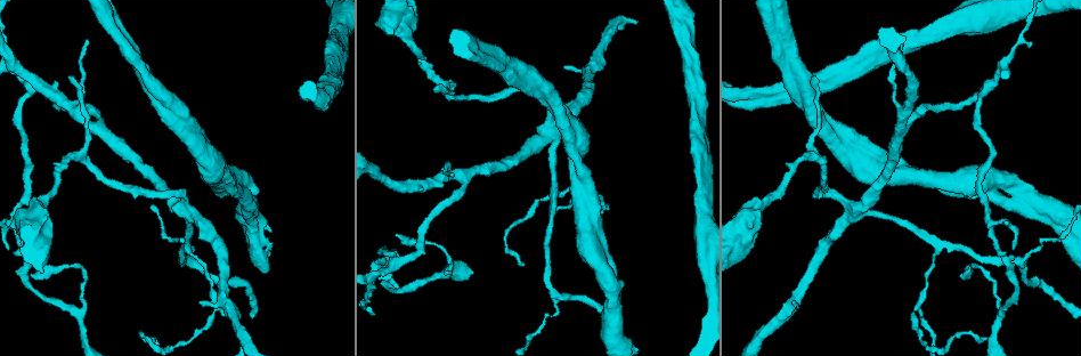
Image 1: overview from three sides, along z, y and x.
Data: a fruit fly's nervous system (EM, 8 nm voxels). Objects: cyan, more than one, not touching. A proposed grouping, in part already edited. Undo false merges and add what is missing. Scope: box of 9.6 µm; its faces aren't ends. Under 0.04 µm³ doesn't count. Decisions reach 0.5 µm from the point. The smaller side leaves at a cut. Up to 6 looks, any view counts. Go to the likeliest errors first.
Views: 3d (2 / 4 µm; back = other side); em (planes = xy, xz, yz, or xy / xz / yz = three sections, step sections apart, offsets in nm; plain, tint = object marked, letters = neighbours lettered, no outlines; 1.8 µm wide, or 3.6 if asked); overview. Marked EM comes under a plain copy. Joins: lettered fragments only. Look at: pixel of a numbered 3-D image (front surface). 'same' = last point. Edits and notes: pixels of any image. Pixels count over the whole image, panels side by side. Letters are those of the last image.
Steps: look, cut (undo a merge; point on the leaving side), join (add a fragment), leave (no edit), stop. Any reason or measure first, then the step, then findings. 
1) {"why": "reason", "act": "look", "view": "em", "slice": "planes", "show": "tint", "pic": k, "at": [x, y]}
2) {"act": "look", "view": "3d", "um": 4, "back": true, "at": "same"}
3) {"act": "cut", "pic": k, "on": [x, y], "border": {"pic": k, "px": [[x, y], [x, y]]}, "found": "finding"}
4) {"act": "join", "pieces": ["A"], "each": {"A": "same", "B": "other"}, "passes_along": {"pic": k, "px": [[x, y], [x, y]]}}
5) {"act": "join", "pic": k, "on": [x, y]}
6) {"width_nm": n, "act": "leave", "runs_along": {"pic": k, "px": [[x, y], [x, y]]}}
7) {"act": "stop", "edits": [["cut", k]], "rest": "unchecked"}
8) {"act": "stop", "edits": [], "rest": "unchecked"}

{"why": "calibre changes", "act": "look", "view": "em", "um": 3.6, "slice": "yz", "step": 4, "show": "tint", "pic": 1, "at": [250, 233]}

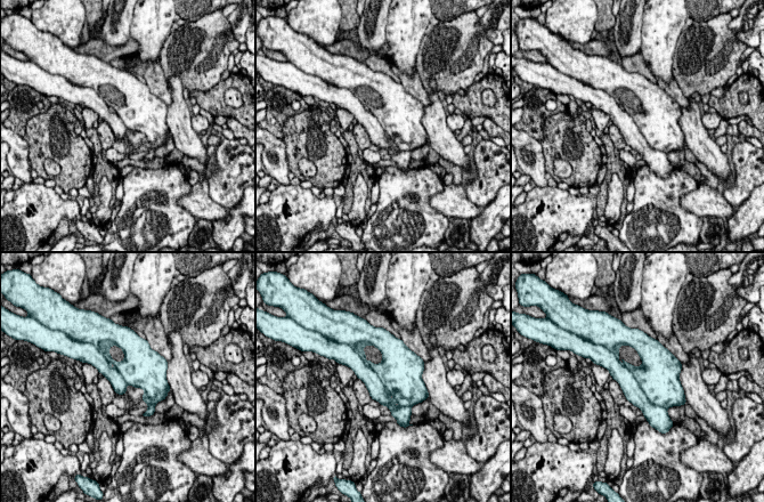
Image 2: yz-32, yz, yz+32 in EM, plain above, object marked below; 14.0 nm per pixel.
{"act": "look", "view": "em", "um": 3.6, "slice": "planes", "show": "letters", "at": "same"}

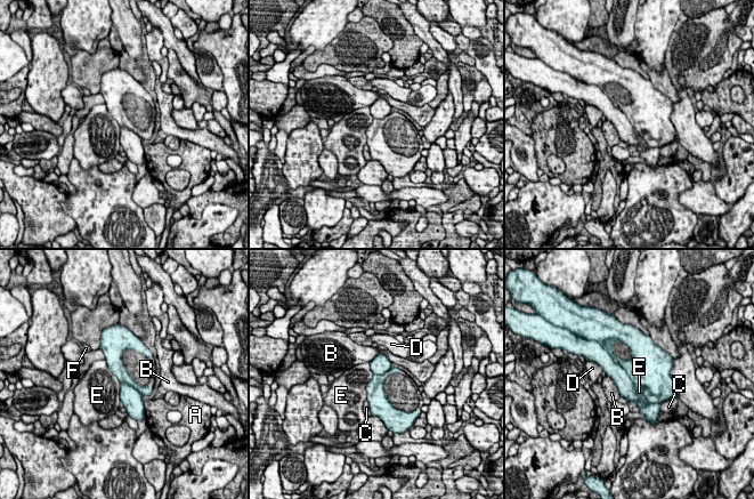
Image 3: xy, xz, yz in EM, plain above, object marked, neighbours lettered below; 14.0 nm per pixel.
{"act": "leave", "each": {"A": "other", "B": "other", "C": "other", "D": "other", "E": "other", "F": "other"}, "runs_along": {"pic": 3, "px": [[120, 344], [128, 409]]}, "found": "continuous, no second neuron"}

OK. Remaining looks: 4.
{"why": "sharp bend", "act": "look", "view": "em", "um": 3.6, "slice": "yz", "step": 16, "show": "tint", "pic": 1, "at": [187, 206]}

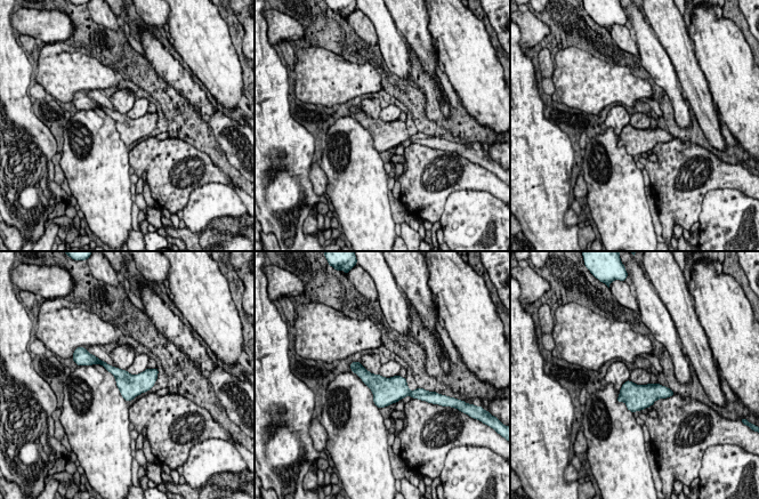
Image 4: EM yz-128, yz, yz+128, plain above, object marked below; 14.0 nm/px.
{"act": "look", "view": "em", "um": 3.6, "slice": "xz", "step": 4, "show": "letters", "at": "same"}

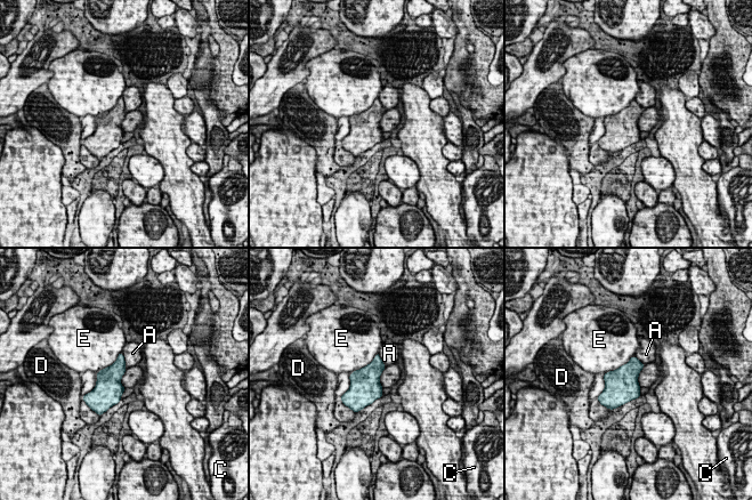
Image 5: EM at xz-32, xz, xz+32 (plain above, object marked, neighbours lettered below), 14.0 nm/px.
{"width_nm": 280, "act": "leave", "each": {"A": "other", "C": "other", "D": "other", "E": "other"}, "border": {"pic": 5, "px": [[122, 352], [124, 388]]}, "found": "continuous, no second neuron"}

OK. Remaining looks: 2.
{"why": "abrupt turn", "act": "look", "view": "3d", "um": 2, "back": true, "pic": 1, "at": [1020, 261]}

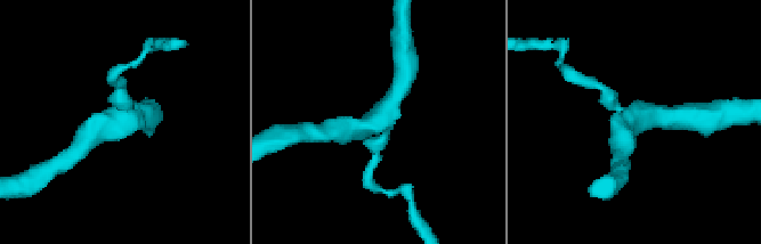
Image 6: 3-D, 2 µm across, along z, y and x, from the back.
{"why": "need the tissue", "act": "look", "view": "em", "slice": "planes", "show": "letters", "pic": 6, "at": [128, 119]}

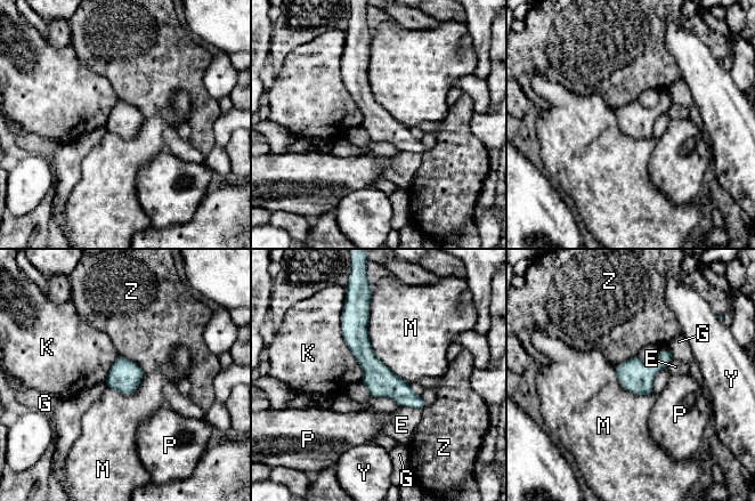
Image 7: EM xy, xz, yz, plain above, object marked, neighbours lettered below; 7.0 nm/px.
{"width_nm": 220, "act": "leave", "each": {"E": "other", "G": "other", "K": "other", "M": "other", "P": "other", "Y": "other", "Z": "other"}, "runs_along": {"pic": 7, "px": [[366, 309], [366, 360], [421, 406]]}, "found": "continuous, no second neuron"}

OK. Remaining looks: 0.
{"act": "stop", "edits": [], "rest": "unchecked"}

